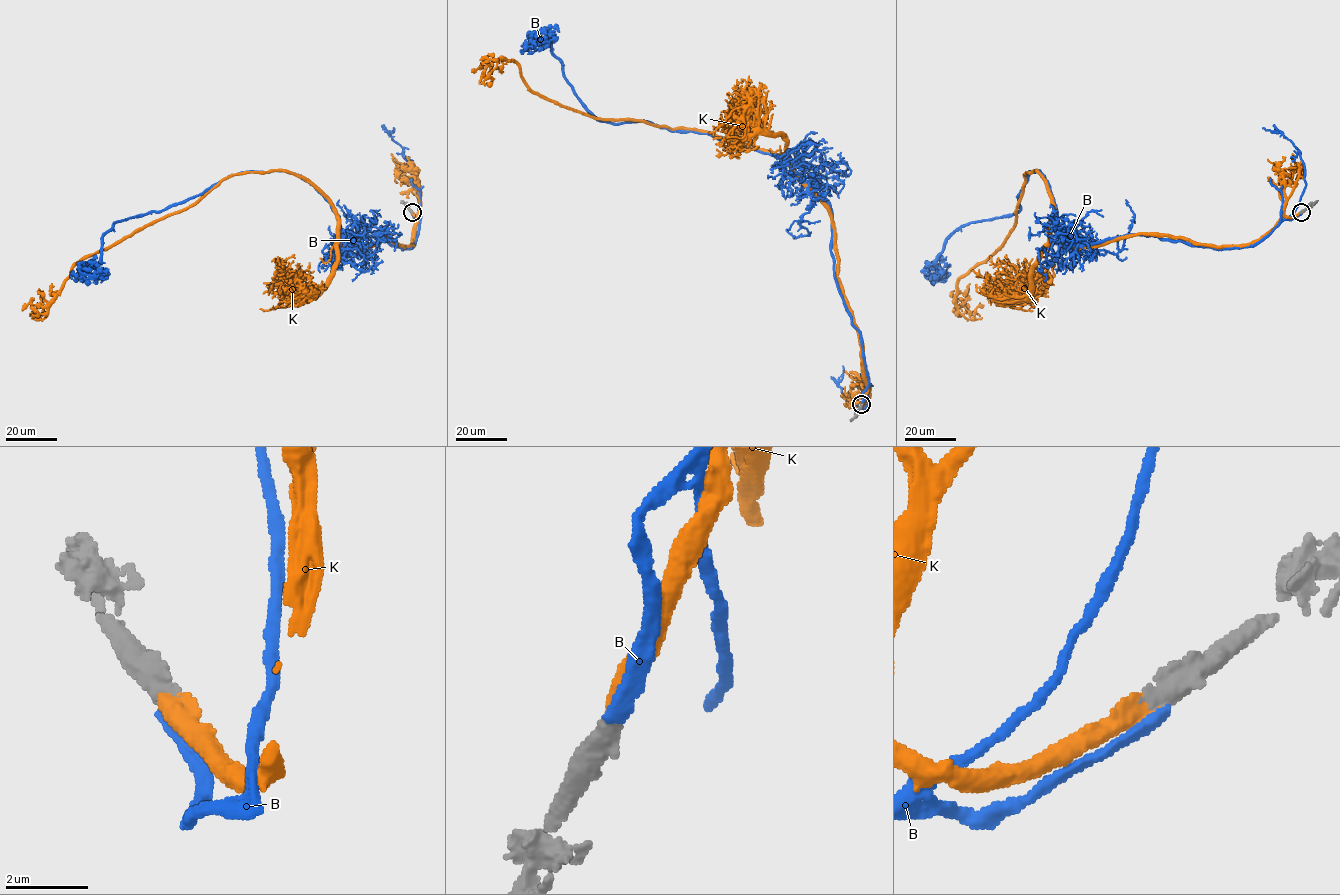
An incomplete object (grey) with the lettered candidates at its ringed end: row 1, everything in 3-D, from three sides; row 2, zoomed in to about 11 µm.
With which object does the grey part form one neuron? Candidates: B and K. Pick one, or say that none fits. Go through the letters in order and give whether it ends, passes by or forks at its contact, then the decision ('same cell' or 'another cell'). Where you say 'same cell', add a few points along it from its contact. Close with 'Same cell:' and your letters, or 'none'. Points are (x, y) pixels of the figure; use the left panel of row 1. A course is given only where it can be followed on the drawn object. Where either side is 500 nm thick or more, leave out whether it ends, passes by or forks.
B: another cell
K: same cell; course (412, 212), (411, 245), (387, 234), (347, 247), (312, 185), (234, 174), (85, 256), (44, 318), (39, 305)
Same cell: K

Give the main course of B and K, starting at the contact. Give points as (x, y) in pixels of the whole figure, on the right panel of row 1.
B: (1302, 212), (1247, 247), (1125, 234), (1072, 244), (1050, 187), (1029, 171), (1018, 211), (946, 239), (936, 282)
K: (1301, 212), (1238, 245), (1071, 247), (1027, 172), (1015, 225), (957, 282), (966, 318), (983, 305)

